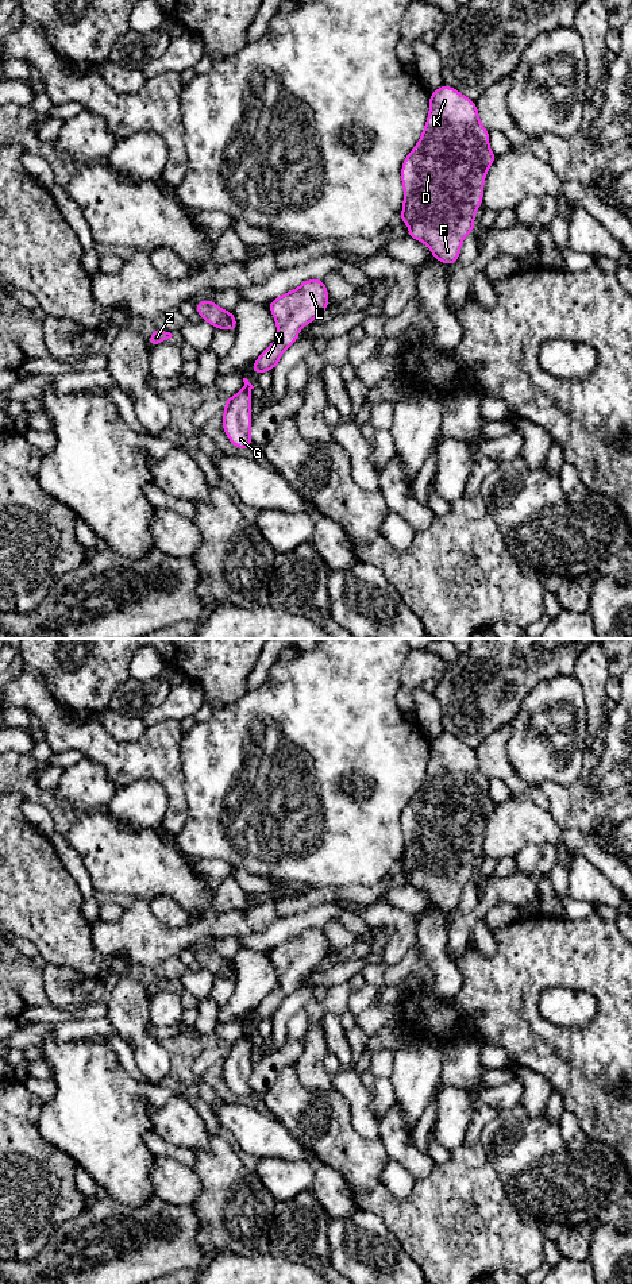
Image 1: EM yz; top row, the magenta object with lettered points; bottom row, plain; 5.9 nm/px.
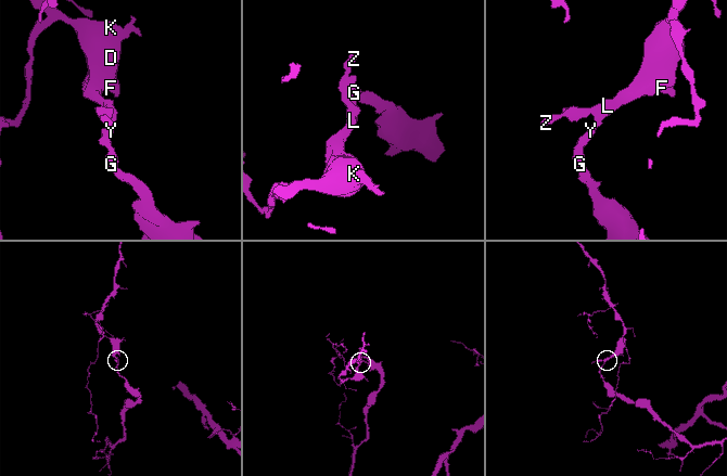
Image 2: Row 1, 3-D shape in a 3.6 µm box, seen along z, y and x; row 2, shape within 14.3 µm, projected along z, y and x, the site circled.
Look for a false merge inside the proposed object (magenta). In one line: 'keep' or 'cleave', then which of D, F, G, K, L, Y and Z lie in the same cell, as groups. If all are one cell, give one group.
keep | D F G K L Y Z

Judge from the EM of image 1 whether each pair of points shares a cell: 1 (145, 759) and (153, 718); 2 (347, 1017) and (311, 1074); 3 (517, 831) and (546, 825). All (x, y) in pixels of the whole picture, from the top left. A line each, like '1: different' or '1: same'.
1: different
2: different
3: same

